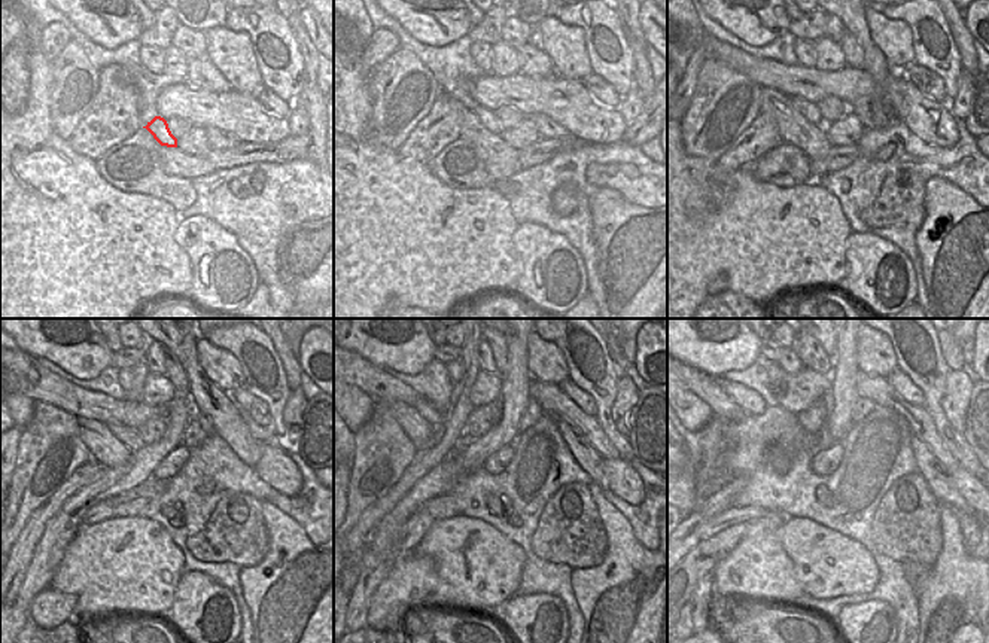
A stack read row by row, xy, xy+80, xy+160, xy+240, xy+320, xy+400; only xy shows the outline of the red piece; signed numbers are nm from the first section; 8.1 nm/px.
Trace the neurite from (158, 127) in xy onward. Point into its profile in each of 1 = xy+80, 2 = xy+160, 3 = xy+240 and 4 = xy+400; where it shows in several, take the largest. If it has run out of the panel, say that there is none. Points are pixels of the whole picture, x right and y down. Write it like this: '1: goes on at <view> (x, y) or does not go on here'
1: goes on at xy+80 (486, 116)
2: goes on at xy+160 (809, 110)
3: goes on at xy+240 (130, 438)
4: goes on at xy+400 (752, 404)

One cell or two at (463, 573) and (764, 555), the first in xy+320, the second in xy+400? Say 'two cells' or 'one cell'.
two cells

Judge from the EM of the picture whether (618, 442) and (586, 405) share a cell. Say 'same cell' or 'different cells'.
different cells

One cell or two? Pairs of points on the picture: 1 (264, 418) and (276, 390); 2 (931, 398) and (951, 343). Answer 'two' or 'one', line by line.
1: two
2: two

